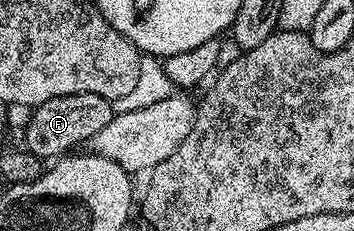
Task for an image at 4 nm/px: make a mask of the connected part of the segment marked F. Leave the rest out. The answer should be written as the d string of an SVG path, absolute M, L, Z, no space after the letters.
M72 93L64 97L52 97L29 112L30 120L24 123L26 129L25 150L43 161L54 161L73 152L77 143L85 144L108 121L114 119L116 112L111 100L96 93Z

